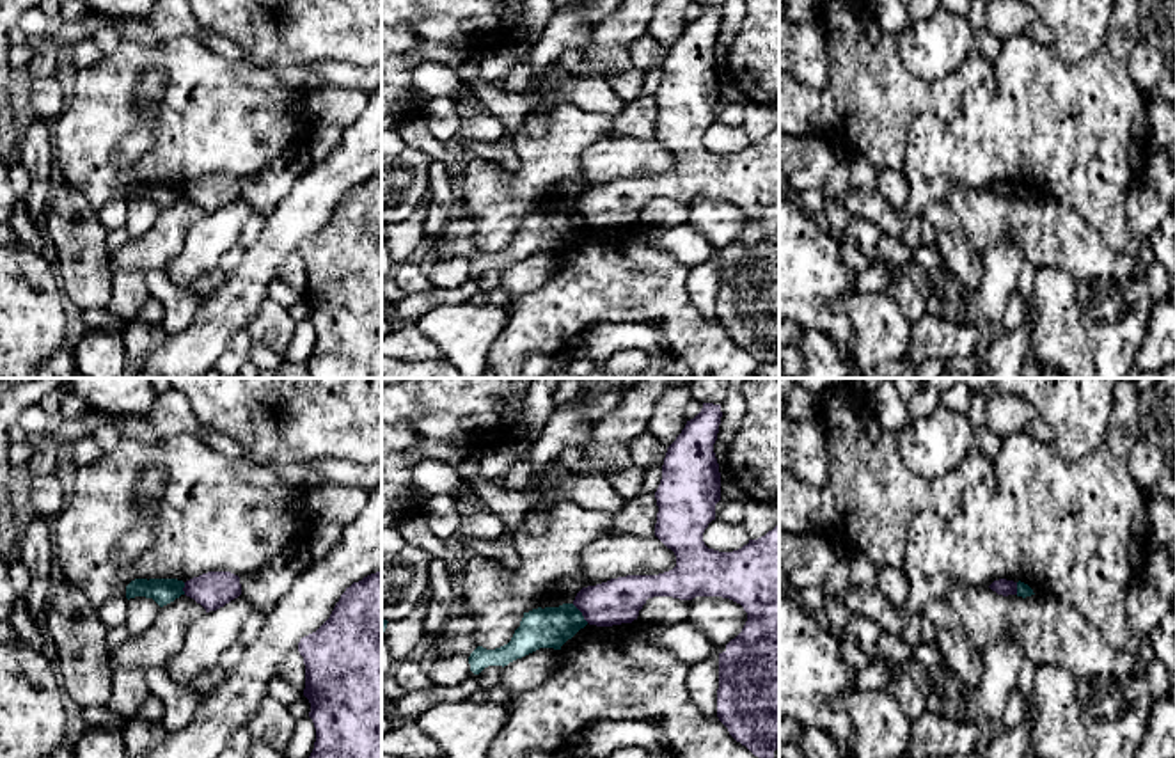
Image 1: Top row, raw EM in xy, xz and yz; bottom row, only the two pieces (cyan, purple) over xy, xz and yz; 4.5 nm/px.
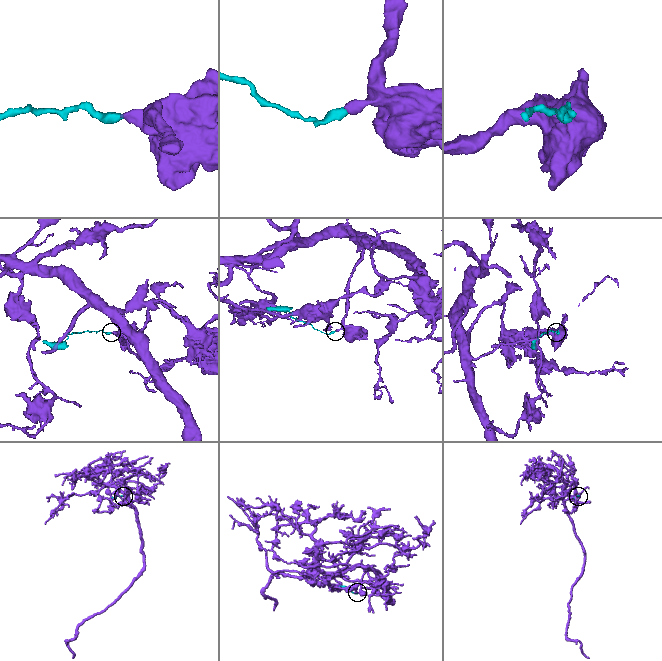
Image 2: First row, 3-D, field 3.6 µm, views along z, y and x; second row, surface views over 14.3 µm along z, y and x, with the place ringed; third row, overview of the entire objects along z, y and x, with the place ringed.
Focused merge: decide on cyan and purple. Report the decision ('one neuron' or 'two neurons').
two neurons

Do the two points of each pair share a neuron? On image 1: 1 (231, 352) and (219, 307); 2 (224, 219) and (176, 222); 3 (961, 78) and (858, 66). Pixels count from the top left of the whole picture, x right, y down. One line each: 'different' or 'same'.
1: different
2: different
3: same

